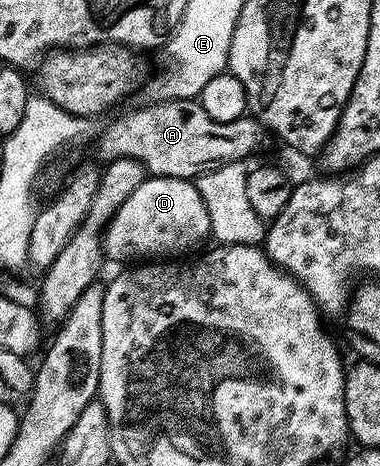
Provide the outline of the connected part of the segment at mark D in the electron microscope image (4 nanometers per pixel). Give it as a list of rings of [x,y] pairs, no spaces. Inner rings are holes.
[[[158,175],[156,177],[146,177],[141,182],[139,189],[135,189],[135,193],[131,193],[131,197],[127,197],[127,201],[123,201],[123,205],[119,205],[119,209],[113,215],[113,218],[106,224],[103,232],[103,246],[105,249],[105,259],[111,261],[114,259],[117,263],[125,263],[121,265],[133,265],[138,261],[169,261],[174,257],[181,257],[177,255],[185,255],[192,249],[196,243],[201,243],[204,239],[208,240],[209,234],[209,218],[207,217],[207,205],[203,205],[203,197],[199,197],[199,189],[196,182],[187,179],[176,179],[175,177],[163,177]]]

